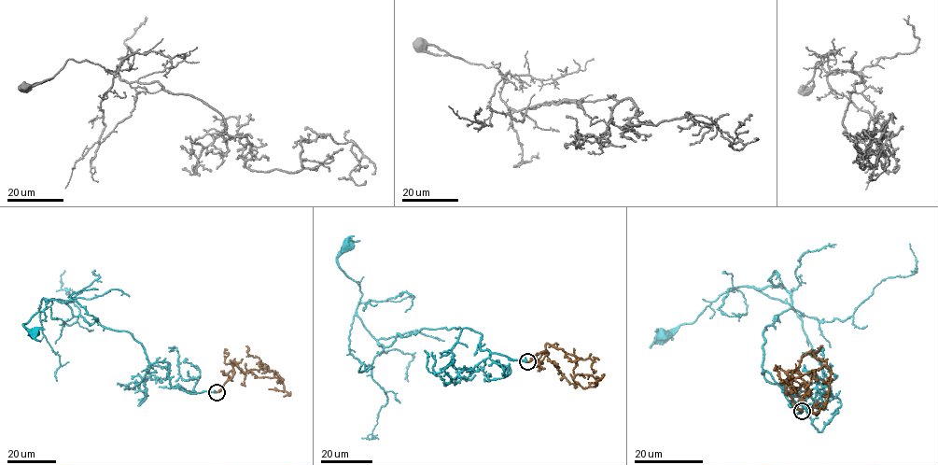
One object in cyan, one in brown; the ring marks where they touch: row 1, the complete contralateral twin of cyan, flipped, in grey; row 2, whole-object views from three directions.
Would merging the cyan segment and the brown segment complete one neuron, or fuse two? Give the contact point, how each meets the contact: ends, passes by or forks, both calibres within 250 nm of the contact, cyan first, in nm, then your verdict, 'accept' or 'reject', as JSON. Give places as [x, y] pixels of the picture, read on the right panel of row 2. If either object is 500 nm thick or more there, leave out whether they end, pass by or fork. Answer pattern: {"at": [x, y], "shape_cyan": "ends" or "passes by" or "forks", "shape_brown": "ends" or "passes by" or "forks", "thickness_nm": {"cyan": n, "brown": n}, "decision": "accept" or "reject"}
{"at": [802, 411], "shape_cyan": "passes by", "shape_brown": "ends", "thickness_nm": {"cyan": 320, "brown": 360}, "decision": "accept"}

